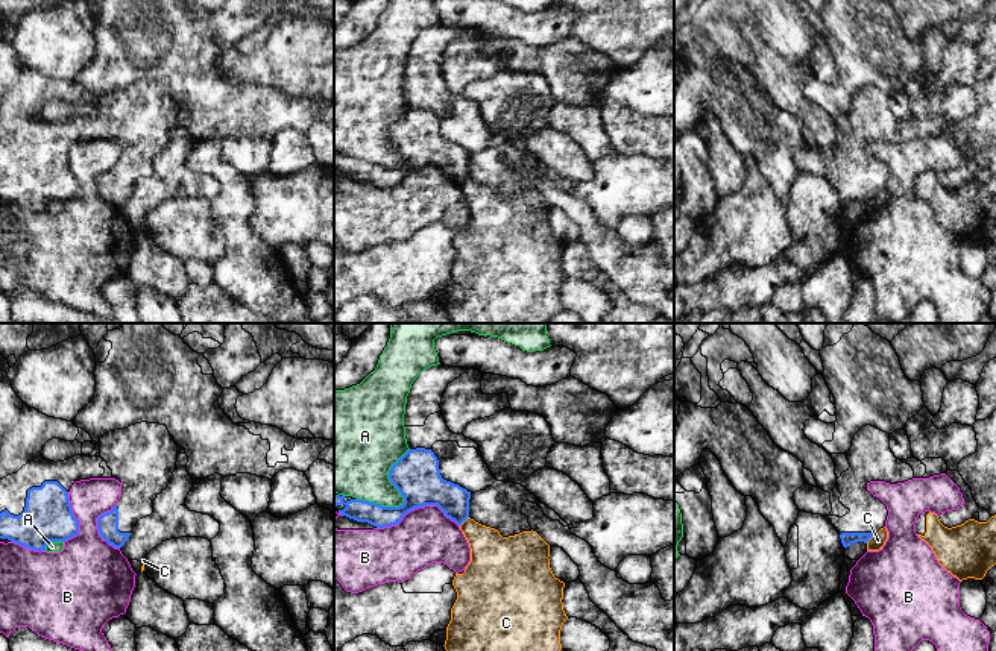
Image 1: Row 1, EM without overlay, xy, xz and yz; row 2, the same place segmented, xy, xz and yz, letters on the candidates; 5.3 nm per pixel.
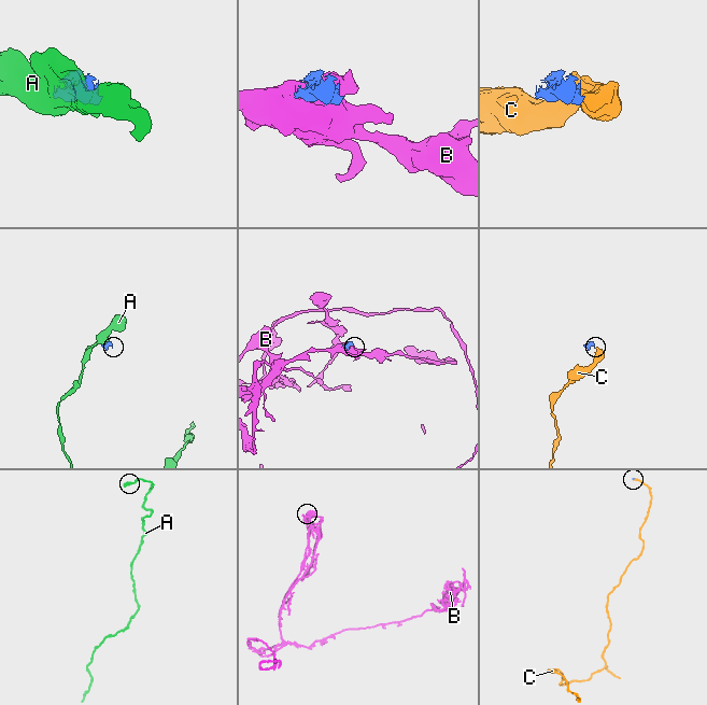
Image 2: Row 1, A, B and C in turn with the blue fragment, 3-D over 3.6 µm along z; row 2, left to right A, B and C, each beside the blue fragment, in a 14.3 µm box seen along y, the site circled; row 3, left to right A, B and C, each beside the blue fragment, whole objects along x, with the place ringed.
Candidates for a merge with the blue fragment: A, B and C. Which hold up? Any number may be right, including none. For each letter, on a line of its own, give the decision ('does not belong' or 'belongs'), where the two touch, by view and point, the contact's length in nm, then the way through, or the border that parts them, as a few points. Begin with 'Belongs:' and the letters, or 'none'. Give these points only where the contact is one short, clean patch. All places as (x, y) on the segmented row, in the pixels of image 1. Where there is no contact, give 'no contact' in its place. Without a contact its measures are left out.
Belongs: none
A: does not belong; meets blue in xz at (404, 500); contact 400 nm long
B: does not belong; meets blue in xz at (418, 507); contact 440 nm long
C: does not belong; meets blue in yz at (870, 537); contact 80 nm long; border along yz (875, 533), (866, 542)

